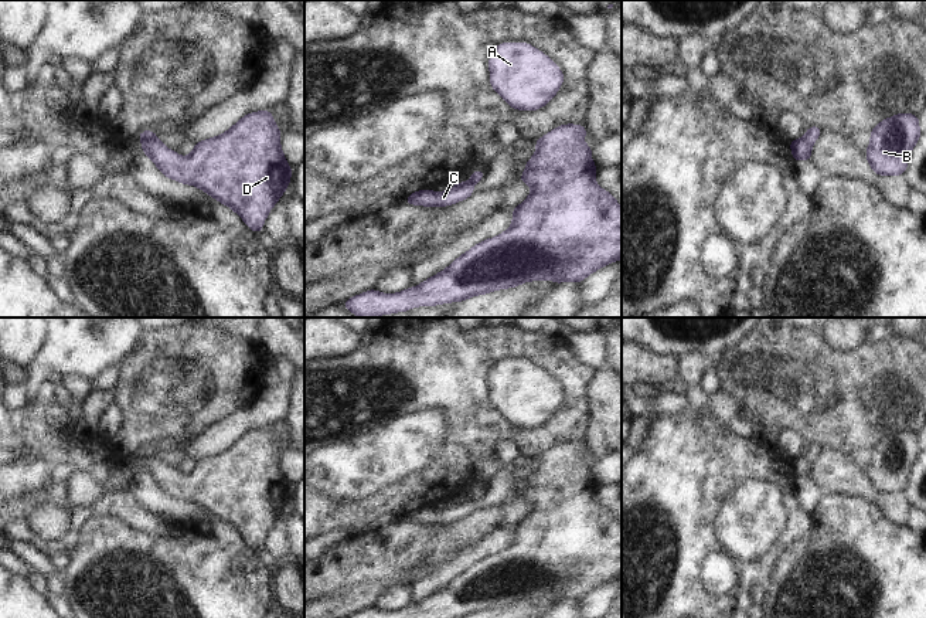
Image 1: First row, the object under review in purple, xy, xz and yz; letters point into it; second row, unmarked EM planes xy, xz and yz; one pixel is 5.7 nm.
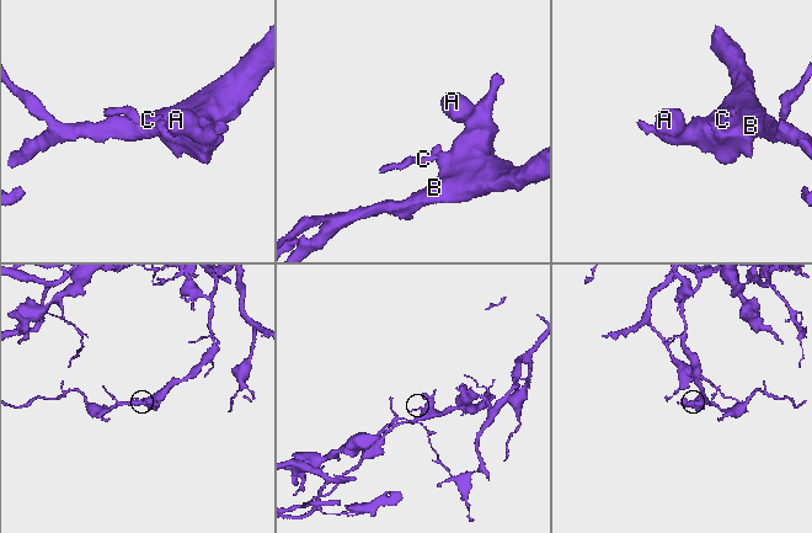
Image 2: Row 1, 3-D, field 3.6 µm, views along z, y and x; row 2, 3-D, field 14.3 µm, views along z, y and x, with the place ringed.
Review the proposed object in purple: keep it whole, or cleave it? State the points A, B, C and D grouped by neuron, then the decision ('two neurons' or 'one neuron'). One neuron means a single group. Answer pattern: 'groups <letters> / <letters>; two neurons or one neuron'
groups A B D / C; two neurons

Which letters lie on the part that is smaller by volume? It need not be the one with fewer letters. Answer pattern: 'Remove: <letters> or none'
Remove: C

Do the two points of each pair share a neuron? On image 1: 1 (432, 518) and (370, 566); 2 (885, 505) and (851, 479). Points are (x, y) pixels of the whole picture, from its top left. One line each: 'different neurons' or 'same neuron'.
1: different neurons
2: same neuron

